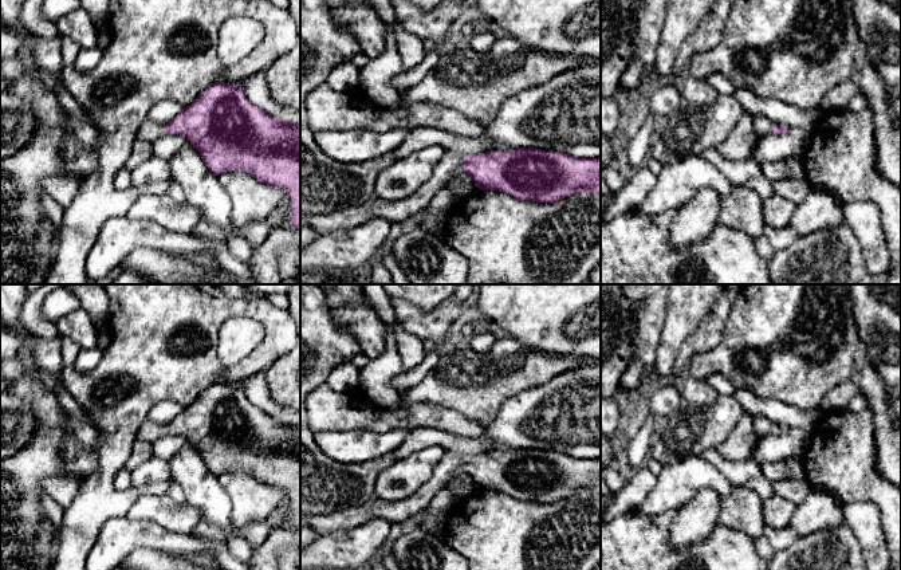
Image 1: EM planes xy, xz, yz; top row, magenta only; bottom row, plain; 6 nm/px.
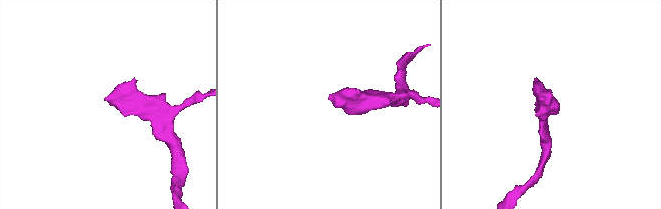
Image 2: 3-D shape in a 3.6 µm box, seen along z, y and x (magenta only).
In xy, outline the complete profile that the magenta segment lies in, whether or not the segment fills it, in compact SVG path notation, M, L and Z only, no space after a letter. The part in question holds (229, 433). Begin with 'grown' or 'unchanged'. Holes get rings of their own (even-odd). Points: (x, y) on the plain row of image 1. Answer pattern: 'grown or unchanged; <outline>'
grown; M216 382L169 424L160 425L147 417L137 440L153 443L164 435L184 436L215 476L243 471L259 483L284 488L292 504L291 524L300 530L300 424L279 421L252 405L241 388Z

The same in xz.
grown; M518 448L508 452L485 452L461 456L445 451L436 465L432 477L412 496L400 502L386 502L373 498L370 502L347 510L326 515L303 515L303 523L308 524L318 535L346 531L362 526L374 518L382 518L392 524L402 523L408 518L426 510L432 499L460 472L465 472L481 491L505 492L518 500L536 503L555 503L568 498L574 492L591 492L601 495L601 457L577 459L560 452L546 452L536 448Z

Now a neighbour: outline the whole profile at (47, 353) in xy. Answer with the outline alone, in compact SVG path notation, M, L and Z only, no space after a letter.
M59 335L54 339L34 337L31 350L39 367L46 369L54 376L62 373L64 365L62 359L62 339Z

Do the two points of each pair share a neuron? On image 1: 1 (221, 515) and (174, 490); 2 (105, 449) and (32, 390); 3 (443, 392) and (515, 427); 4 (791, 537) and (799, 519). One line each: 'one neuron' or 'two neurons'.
1: two neurons
2: two neurons
3: two neurons
4: two neurons

